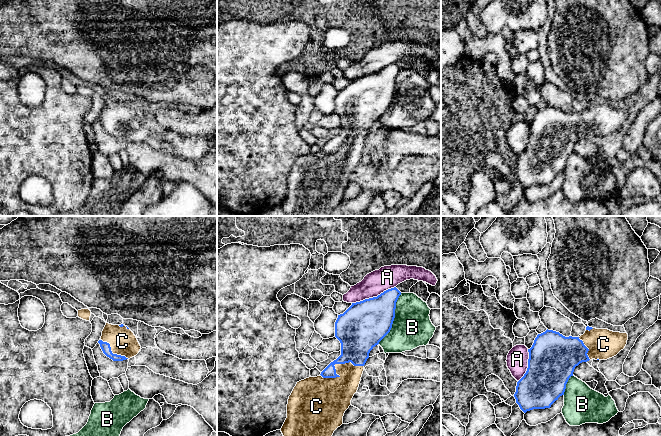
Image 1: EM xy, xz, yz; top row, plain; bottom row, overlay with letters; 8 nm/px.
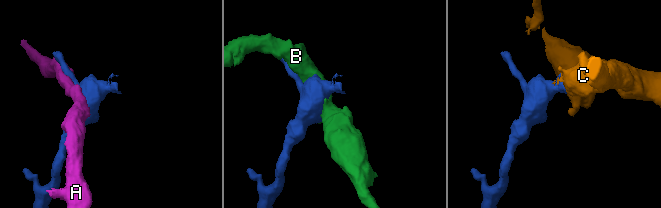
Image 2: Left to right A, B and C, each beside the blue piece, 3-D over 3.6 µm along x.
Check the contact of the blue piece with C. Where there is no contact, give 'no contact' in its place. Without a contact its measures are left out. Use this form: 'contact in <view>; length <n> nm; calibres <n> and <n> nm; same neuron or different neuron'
contact in xz; length 360 nm; calibres 260 and 280 nm; same neuron

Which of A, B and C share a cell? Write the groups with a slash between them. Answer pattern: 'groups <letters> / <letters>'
groups A / B / C

